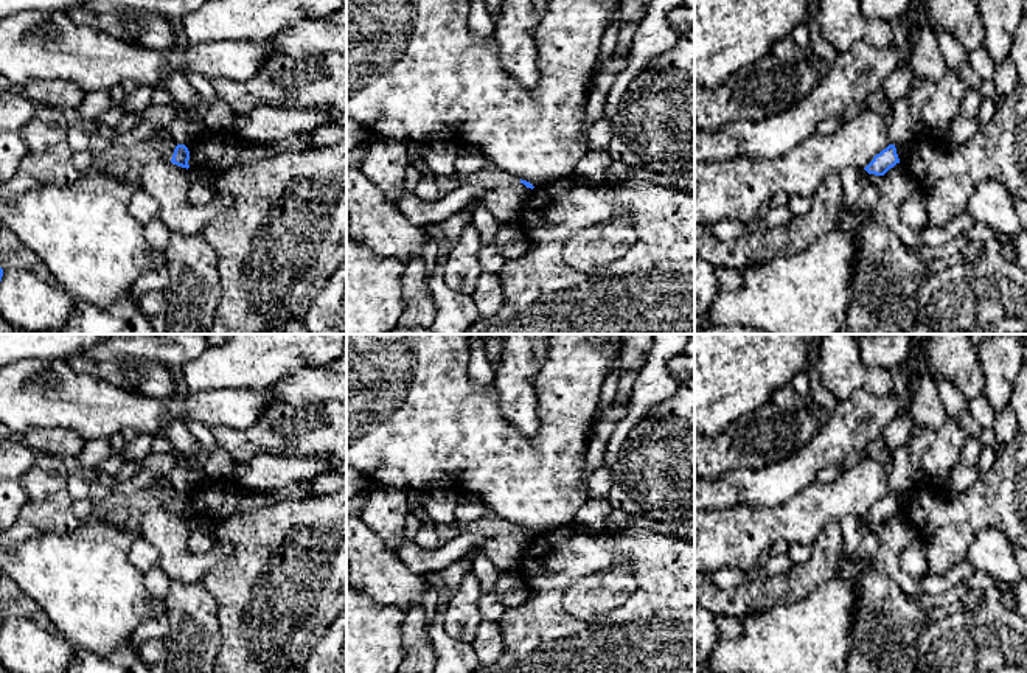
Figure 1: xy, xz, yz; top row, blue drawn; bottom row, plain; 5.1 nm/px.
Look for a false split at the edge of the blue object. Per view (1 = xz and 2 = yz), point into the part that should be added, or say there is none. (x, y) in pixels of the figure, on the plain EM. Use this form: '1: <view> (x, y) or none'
1: none
2: none

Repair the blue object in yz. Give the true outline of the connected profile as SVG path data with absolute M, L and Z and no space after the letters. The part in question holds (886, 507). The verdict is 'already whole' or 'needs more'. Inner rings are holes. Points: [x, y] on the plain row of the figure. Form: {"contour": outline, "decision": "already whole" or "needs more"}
{"contour": "M889 493L864 516L869 522L884 524L890 516L900 511L895 493Z", "decision": "already whole"}

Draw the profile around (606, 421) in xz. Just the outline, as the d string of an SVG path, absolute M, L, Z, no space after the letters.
M612 403L595 420L590 431L587 454L586 454L586 476L589 477L597 468L601 466L604 449L617 424L625 418L628 403Z

